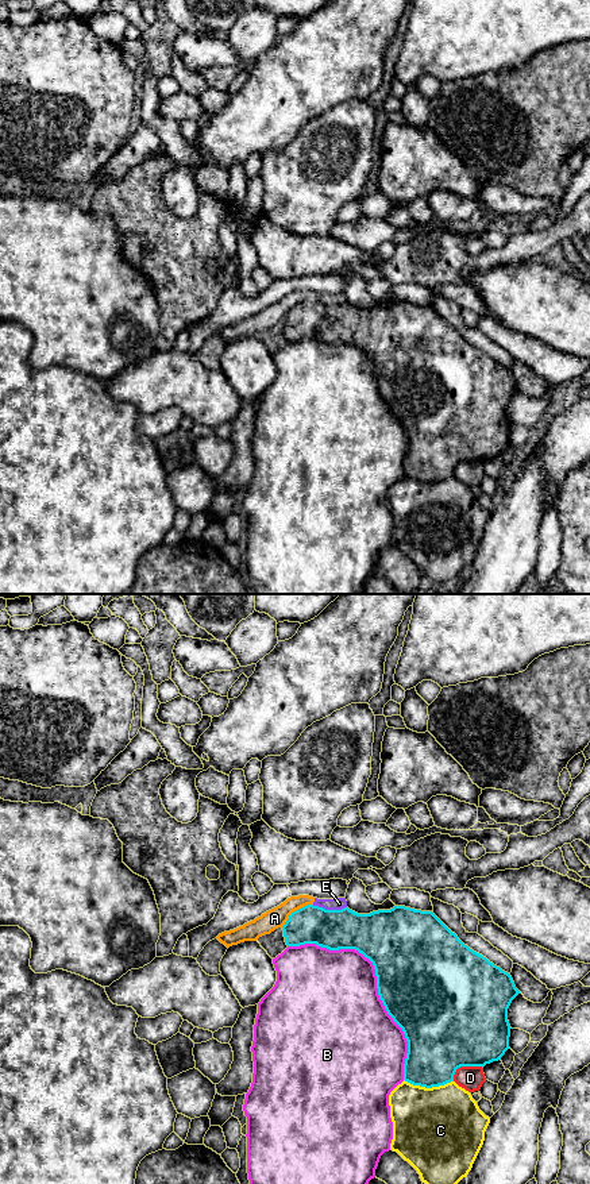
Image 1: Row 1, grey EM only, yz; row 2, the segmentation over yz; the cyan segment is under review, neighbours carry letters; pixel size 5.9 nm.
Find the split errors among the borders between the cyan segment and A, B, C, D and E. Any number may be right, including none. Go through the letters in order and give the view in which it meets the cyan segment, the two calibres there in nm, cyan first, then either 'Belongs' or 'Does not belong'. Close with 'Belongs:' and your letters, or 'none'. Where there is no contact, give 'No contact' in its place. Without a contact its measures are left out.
A: Touches cyan in yz. Thickness 240 nm (cyan) against 120 nm. Does not belong
B: Touches cyan in yz. Thickness 500 nm (cyan) against 480 nm. Does not belong
C: Touches cyan in yz. Thickness 360 nm (cyan) against 480 nm. Does not belong
D: Touches cyan in yz. Thickness 500 nm (cyan) against 140 nm. Does not belong
E: Touches cyan in yz. Thickness 240 nm (cyan) against 70 nm. Does not belong
Belongs: none

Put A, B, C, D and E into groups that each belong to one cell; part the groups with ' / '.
A E / B / C / D

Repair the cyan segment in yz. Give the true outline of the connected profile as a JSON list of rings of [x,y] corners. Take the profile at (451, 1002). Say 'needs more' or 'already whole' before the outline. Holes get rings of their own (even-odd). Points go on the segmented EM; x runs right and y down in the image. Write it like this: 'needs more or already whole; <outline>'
already whole; [[[306,905],[289,915],[282,930],[288,946],[316,944],[329,950],[355,949],[373,963],[379,999],[408,1041],[405,1081],[425,1088],[444,1085],[454,1081],[458,1068],[485,1067],[501,1060],[510,1049],[508,1008],[520,994],[510,973],[464,945],[432,911],[394,906],[390,910],[358,914],[348,907],[325,910]]]

